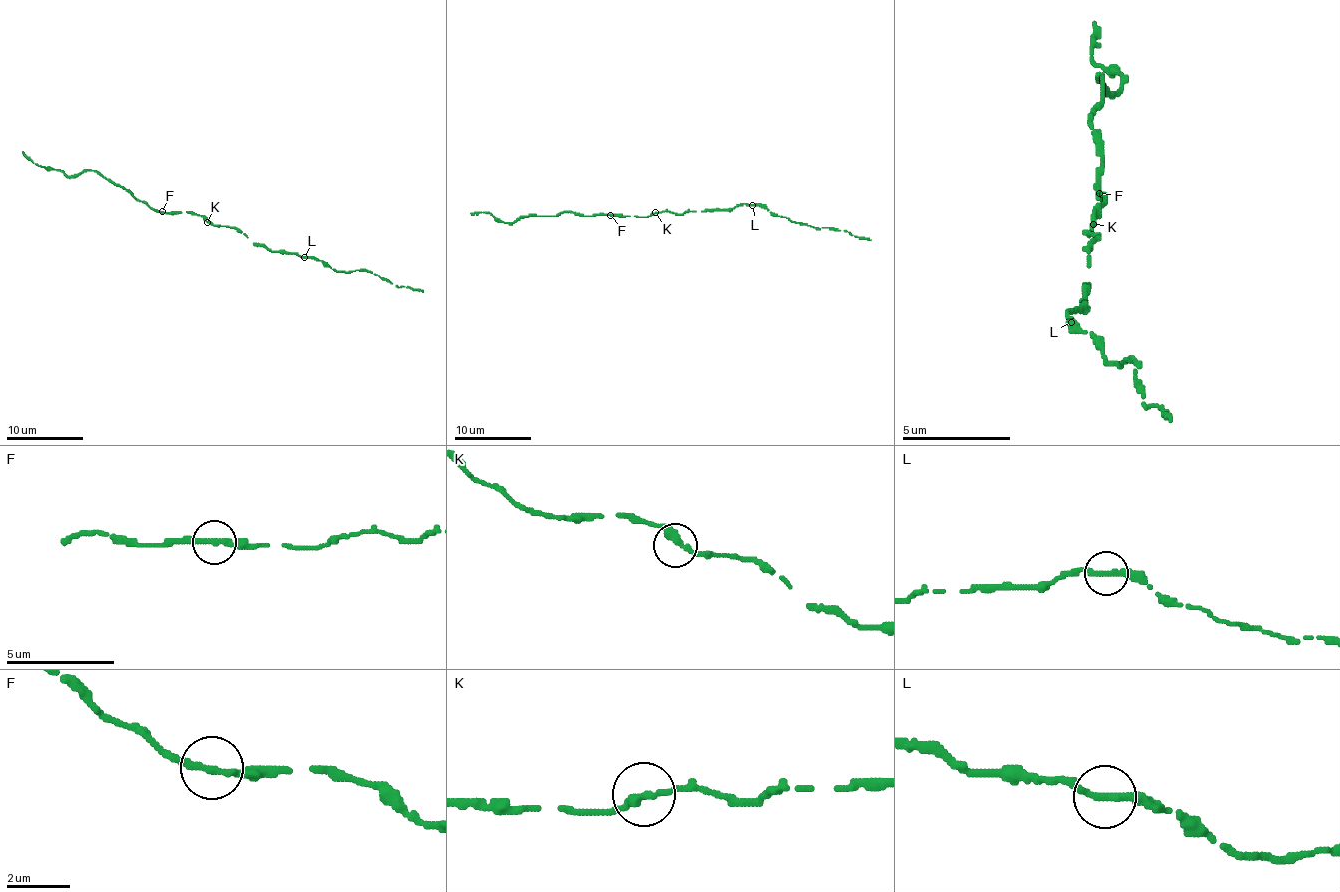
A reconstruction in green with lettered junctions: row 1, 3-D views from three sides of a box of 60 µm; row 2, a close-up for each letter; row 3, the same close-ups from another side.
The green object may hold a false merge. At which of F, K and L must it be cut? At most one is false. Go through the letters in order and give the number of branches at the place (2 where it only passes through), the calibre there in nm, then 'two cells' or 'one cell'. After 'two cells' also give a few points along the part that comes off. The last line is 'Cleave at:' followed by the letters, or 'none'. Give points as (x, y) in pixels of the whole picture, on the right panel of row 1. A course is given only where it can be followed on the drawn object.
F: 2 | 280 nm | one cell
K: 2 | 280 nm | one cell
L: 2 | 280 nm | one cell
Cleave at: none

